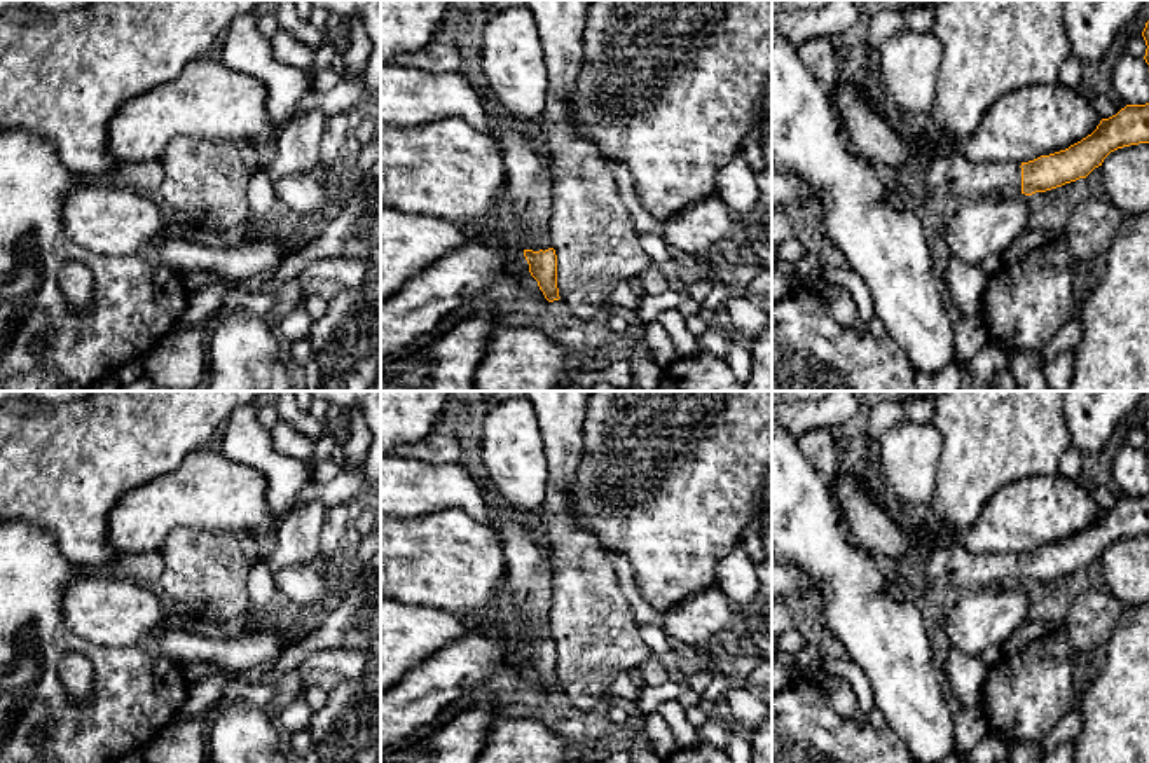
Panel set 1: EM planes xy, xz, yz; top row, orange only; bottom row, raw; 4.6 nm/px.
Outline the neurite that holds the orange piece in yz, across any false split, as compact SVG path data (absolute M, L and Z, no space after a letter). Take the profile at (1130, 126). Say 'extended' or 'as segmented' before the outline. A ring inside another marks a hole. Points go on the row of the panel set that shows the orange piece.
extended | M1149 103L1126 105L1081 141L1029 162L983 162L948 154L925 161L915 176L939 199L1032 196L1086 178L1111 152L1139 143L1149 143Z

